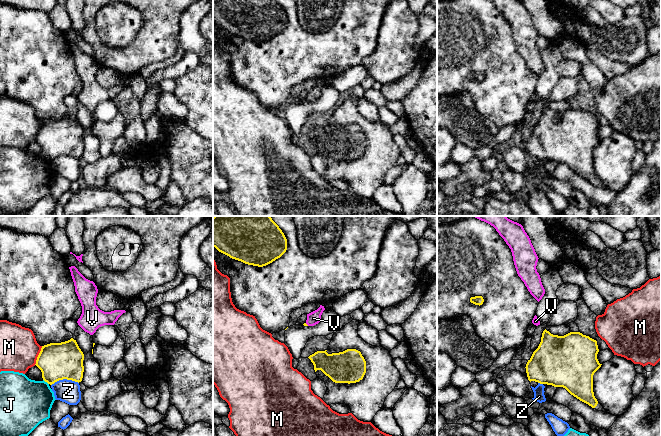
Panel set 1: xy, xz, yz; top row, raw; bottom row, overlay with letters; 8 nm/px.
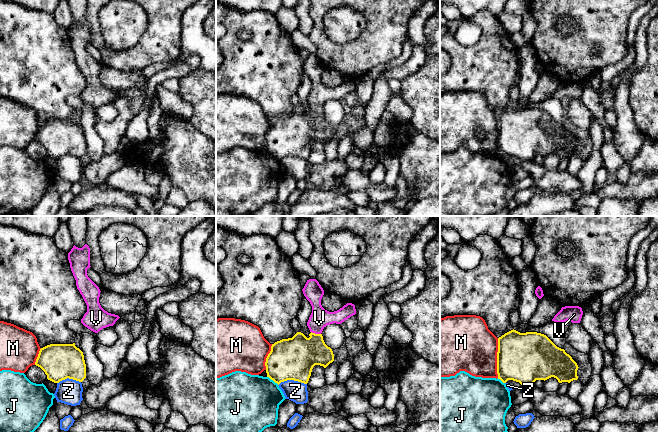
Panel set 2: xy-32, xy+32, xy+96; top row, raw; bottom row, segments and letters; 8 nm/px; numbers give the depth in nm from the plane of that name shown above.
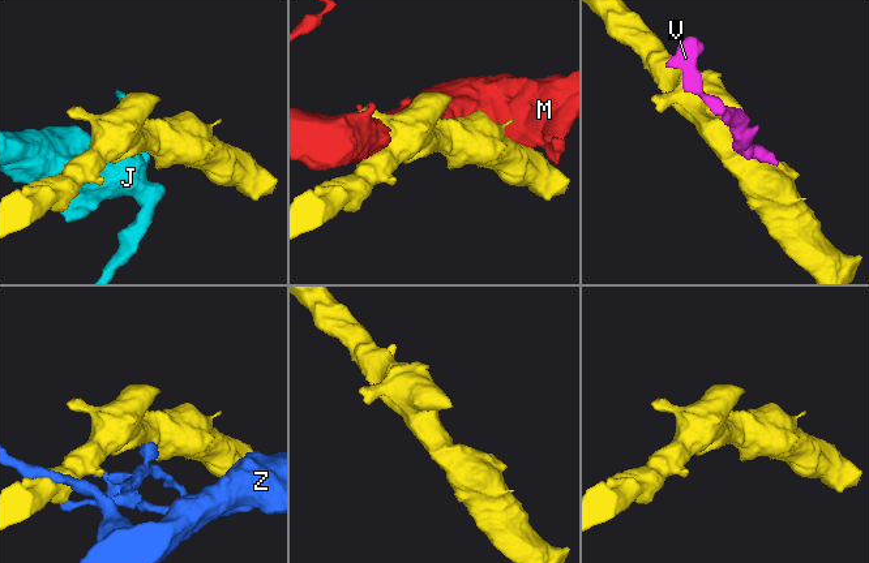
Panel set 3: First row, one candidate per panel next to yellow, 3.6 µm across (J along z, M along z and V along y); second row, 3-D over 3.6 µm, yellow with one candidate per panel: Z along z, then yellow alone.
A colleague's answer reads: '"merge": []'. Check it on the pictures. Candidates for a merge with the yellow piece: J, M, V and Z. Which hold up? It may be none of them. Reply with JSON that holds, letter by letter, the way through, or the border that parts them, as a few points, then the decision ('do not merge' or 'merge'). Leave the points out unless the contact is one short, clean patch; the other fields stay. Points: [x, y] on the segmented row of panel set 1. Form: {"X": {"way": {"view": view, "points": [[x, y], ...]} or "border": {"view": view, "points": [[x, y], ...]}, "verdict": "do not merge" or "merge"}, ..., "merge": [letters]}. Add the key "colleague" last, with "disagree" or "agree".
{"J": {"border": {"view": "xy", "points": [[43, 379], [48, 384]]}, "verdict": "do not merge"}, "M": {"verdict": "do not merge"}, "V": {"way": {"view": "xz", "points": [[304, 324], [306, 324], [313, 318]]}, "verdict": "merge"}, "Z": {"verdict": "do not merge"}, "merge": ["V"], "colleague": "disagree"}

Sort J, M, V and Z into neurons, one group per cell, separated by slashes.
J / M / V / Z

